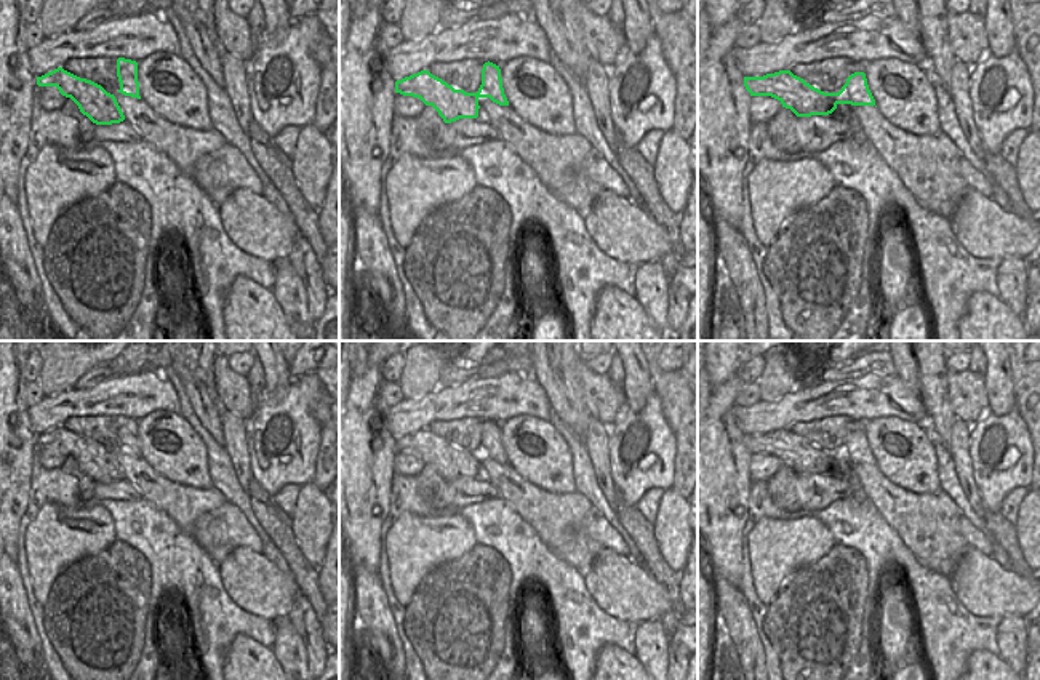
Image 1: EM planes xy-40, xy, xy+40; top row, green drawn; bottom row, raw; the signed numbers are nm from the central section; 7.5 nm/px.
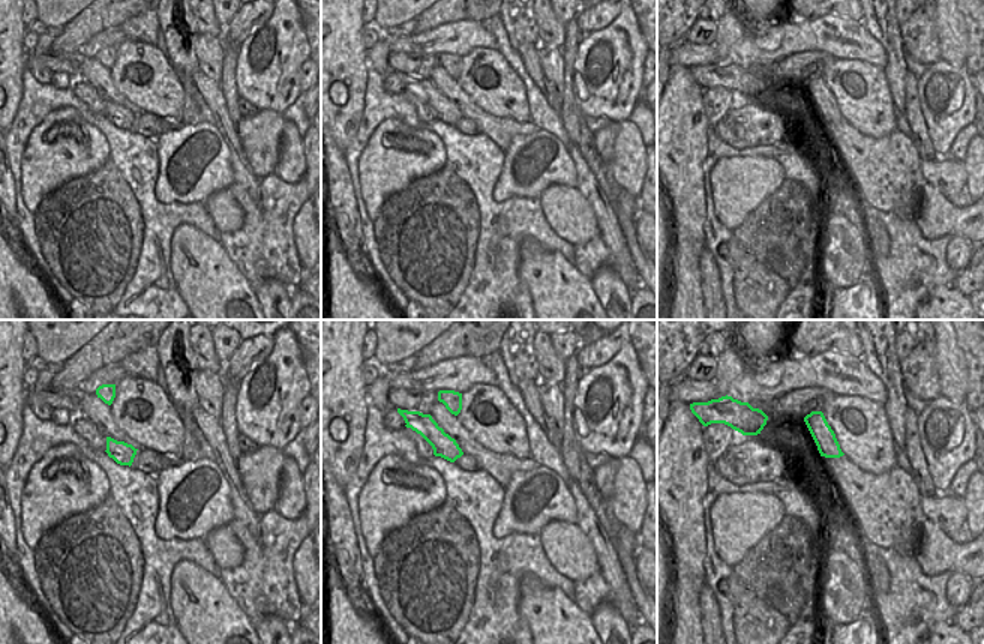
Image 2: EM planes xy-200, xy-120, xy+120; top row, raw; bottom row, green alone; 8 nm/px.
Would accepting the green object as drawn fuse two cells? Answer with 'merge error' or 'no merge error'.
merge error

